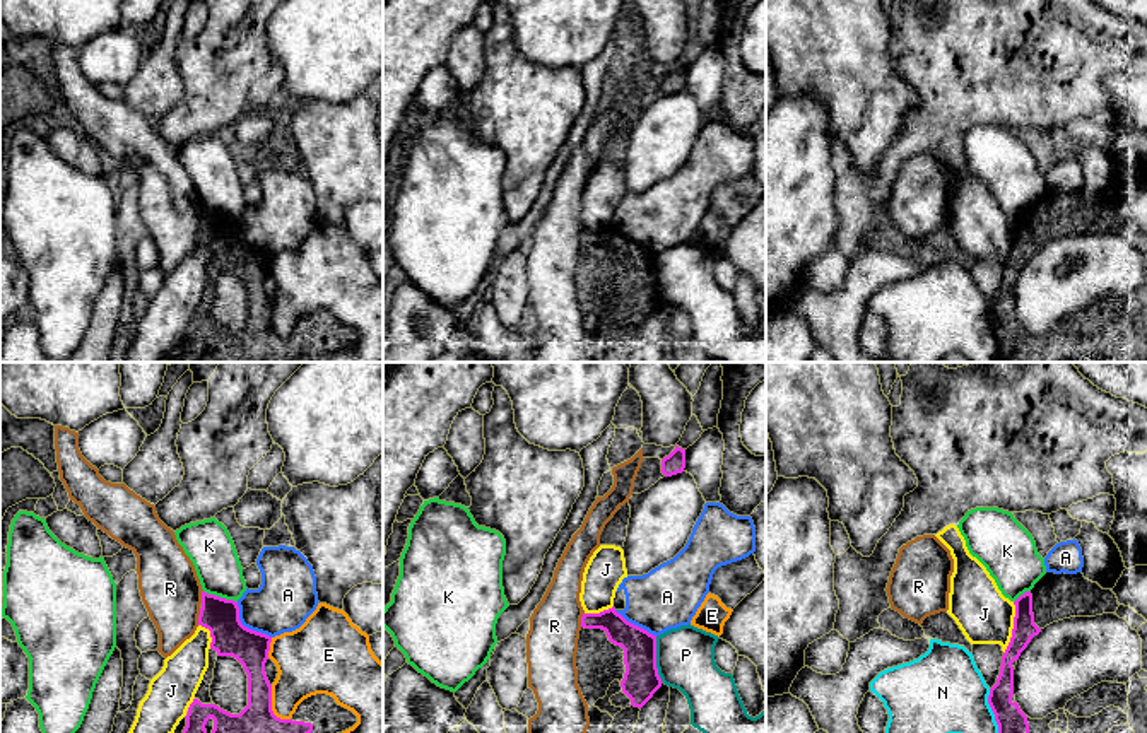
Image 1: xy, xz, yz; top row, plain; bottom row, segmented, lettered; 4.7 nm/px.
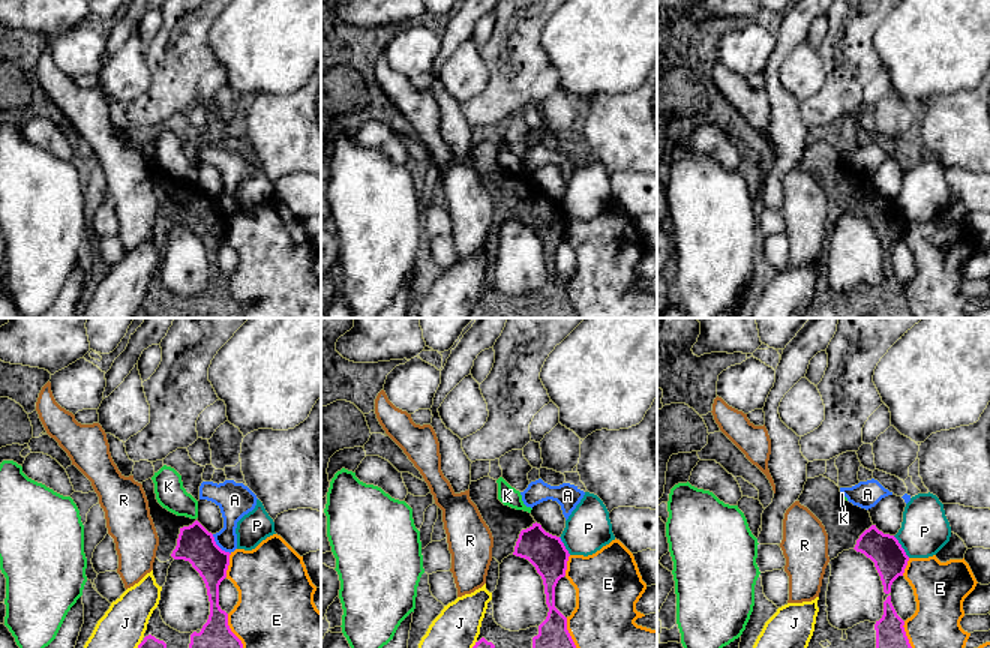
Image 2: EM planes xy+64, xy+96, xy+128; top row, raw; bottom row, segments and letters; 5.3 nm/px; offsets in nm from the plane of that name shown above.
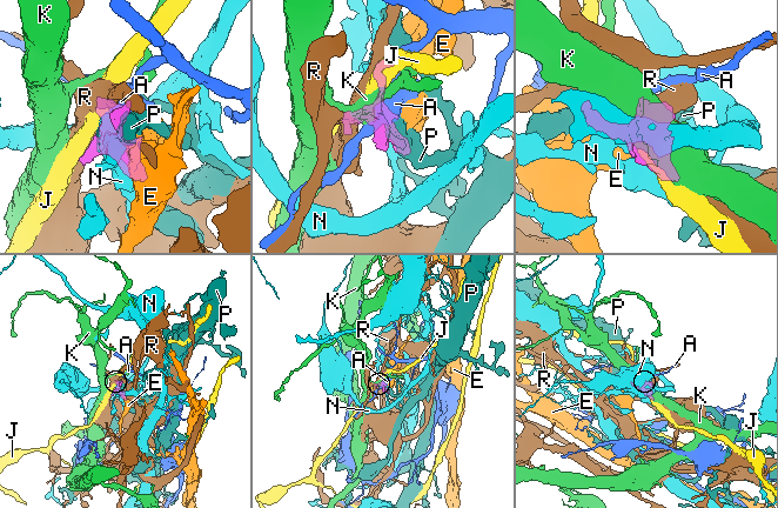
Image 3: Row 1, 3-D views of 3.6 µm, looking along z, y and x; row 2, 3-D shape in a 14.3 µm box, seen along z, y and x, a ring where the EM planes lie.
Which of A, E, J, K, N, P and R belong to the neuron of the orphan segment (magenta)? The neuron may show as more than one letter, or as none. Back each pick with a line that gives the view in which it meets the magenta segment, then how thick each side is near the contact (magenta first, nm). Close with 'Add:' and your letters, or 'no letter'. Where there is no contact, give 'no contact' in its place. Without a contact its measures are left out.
Add: no letter

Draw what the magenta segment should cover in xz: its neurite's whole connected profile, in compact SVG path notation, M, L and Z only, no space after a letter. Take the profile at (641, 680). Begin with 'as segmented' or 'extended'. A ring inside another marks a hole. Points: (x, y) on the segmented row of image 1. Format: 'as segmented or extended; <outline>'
extended; M614 607L600 613L583 613L576 668L578 685L590 707L607 695L614 680L621 682L622 690L610 702L622 709L641 709L663 683L656 668L656 636L627 622Z

